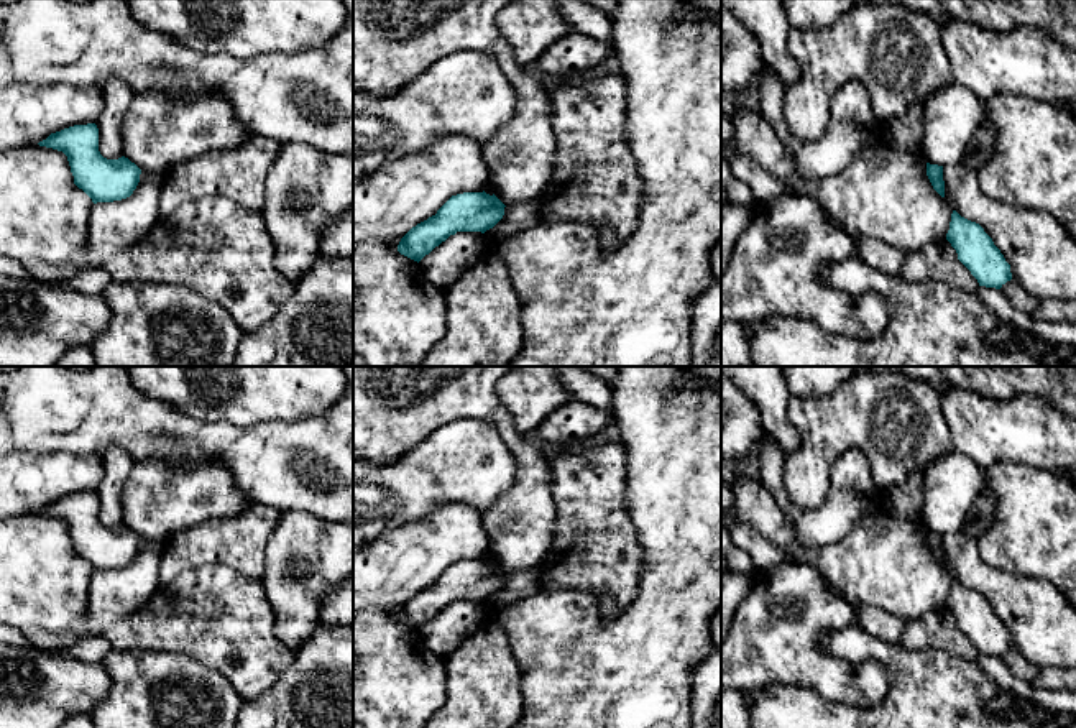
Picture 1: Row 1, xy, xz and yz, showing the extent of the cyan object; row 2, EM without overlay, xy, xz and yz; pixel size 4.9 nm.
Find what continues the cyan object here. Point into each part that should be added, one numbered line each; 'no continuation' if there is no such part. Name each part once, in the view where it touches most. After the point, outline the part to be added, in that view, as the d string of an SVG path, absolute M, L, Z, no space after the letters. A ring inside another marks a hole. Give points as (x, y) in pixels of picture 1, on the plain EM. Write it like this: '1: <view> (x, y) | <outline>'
no continuation

